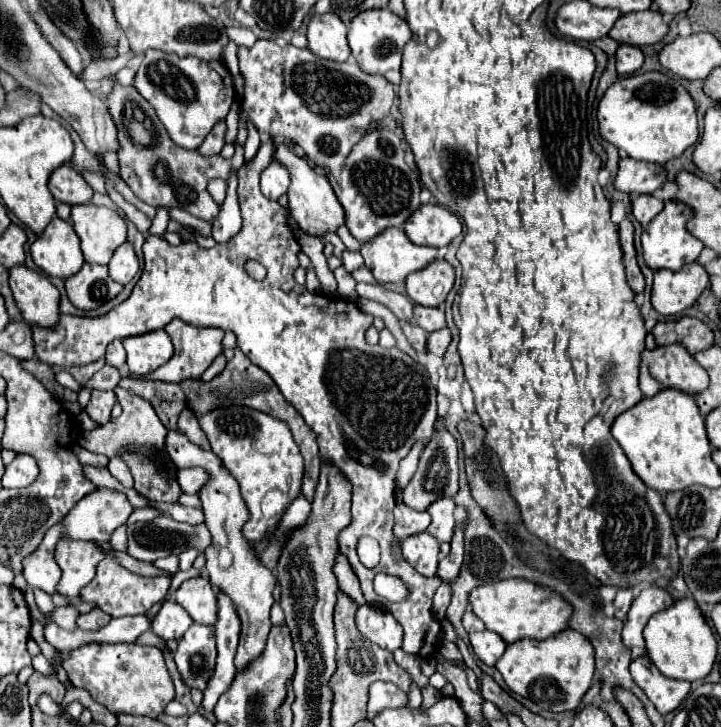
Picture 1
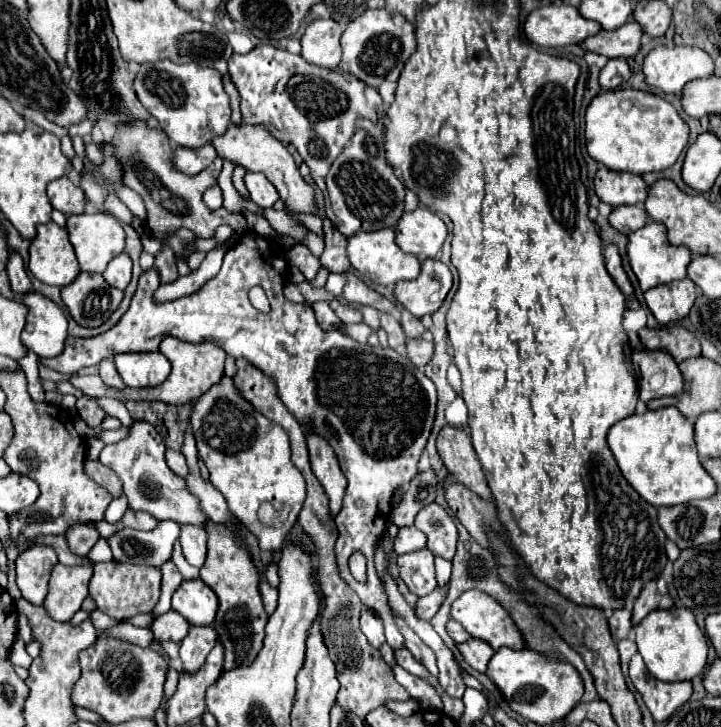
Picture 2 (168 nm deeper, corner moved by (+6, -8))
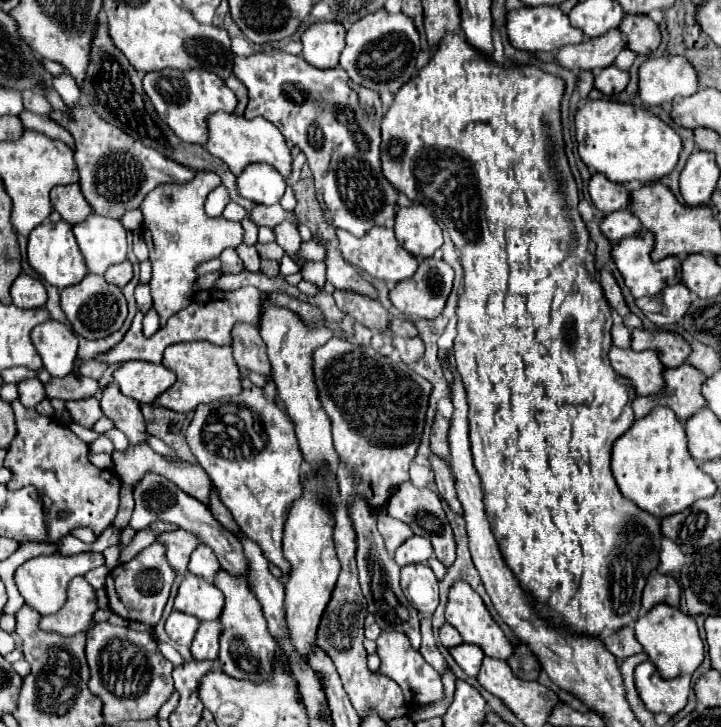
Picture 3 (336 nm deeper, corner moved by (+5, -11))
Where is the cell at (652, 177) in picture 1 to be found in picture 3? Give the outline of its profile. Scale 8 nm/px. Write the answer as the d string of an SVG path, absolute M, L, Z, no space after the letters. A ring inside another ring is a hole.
M594 174L590 178L588 190L594 206L604 214L624 210L630 204L630 190L624 184L612 184L612 180L600 174Z

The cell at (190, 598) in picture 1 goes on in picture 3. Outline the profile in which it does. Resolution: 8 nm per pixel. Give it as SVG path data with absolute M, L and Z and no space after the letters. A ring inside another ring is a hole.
M188 574L176 594L174 608L196 616L198 620L218 620L224 606L222 592L208 580L196 578L194 574Z

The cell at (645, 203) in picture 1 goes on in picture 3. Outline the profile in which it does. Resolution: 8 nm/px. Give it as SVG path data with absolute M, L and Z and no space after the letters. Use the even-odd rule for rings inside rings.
M620 210L620 212L608 214L600 224L600 228L610 242L618 242L624 236L636 234L642 228L642 224L640 220L636 220L636 216L630 210Z

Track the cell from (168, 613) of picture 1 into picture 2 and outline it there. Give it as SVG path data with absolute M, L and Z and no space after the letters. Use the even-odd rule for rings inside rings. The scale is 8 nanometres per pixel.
M169 609L165 615L157 617L151 623L151 631L155 633L157 641L173 641L173 643L181 643L183 637L189 633L189 627L191 627L189 621L173 609Z

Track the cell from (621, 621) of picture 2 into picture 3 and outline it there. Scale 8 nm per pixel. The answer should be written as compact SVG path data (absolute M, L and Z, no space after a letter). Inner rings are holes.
M624 626L620 628L620 632L612 632L606 640L604 640L606 648L620 660L636 654L636 652L642 652L638 640L634 638L634 630L632 626Z

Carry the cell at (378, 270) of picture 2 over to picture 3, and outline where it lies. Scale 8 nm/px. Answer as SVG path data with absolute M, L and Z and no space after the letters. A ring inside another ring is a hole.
M376 226L368 234L364 234L362 238L356 238L346 230L336 230L336 236L338 236L338 248L340 248L344 260L350 262L352 266L364 270L372 278L396 284L396 282L402 282L402 280L410 278L418 268L416 258L410 252L406 252L404 248L400 248L396 236L394 236L394 230L390 230L390 228Z

